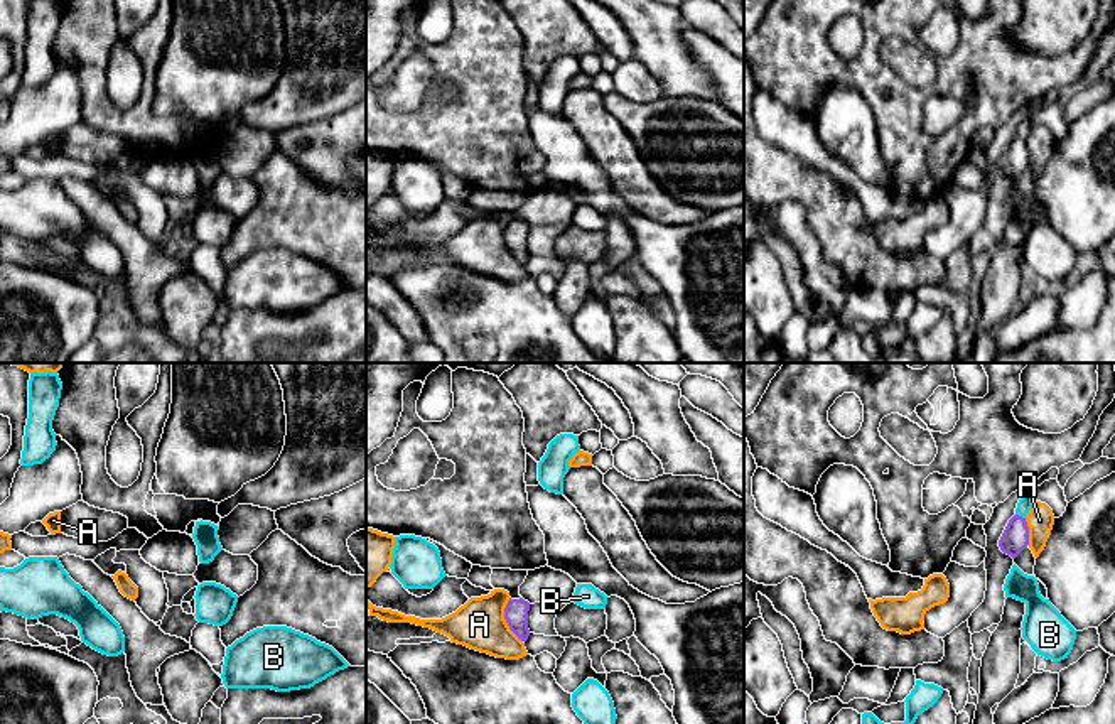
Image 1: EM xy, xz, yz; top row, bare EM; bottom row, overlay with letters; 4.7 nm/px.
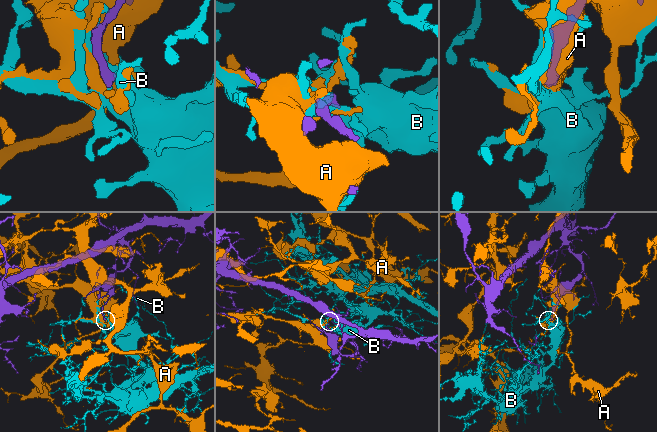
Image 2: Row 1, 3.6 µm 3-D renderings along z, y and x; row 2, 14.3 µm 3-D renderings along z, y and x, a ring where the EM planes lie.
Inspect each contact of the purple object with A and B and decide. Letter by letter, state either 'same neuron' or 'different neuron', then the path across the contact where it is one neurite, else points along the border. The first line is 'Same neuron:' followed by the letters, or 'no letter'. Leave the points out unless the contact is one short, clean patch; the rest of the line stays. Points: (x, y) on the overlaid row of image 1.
Same neuron: no letter
A: different neuron
B: different neuron

